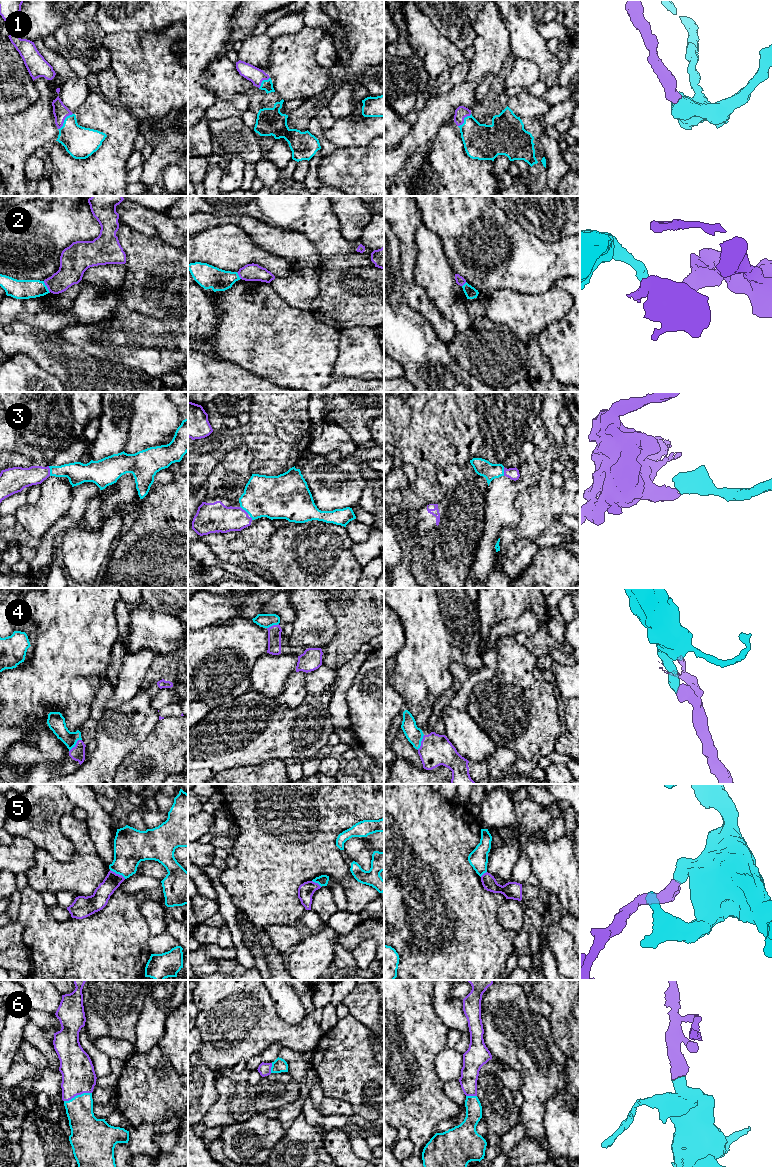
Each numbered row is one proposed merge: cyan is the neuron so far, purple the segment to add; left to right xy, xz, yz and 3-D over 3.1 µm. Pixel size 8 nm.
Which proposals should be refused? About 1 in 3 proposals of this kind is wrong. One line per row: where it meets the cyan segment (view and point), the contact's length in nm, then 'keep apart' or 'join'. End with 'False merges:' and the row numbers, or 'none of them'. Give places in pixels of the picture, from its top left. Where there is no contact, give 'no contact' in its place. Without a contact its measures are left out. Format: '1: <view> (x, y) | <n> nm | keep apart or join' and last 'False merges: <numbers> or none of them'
1: xy (64, 120) | 180 nm | join
2: xy (46, 287) | 110 nm | keep apart
3: xy (50, 471) | 80 nm | join
4: xy (75, 744) | 140 nm | join
5: xy (118, 873) | 150 nm | keep apart
6: xy (77, 1095) | 240 nm | join
False merges: 2, 5

